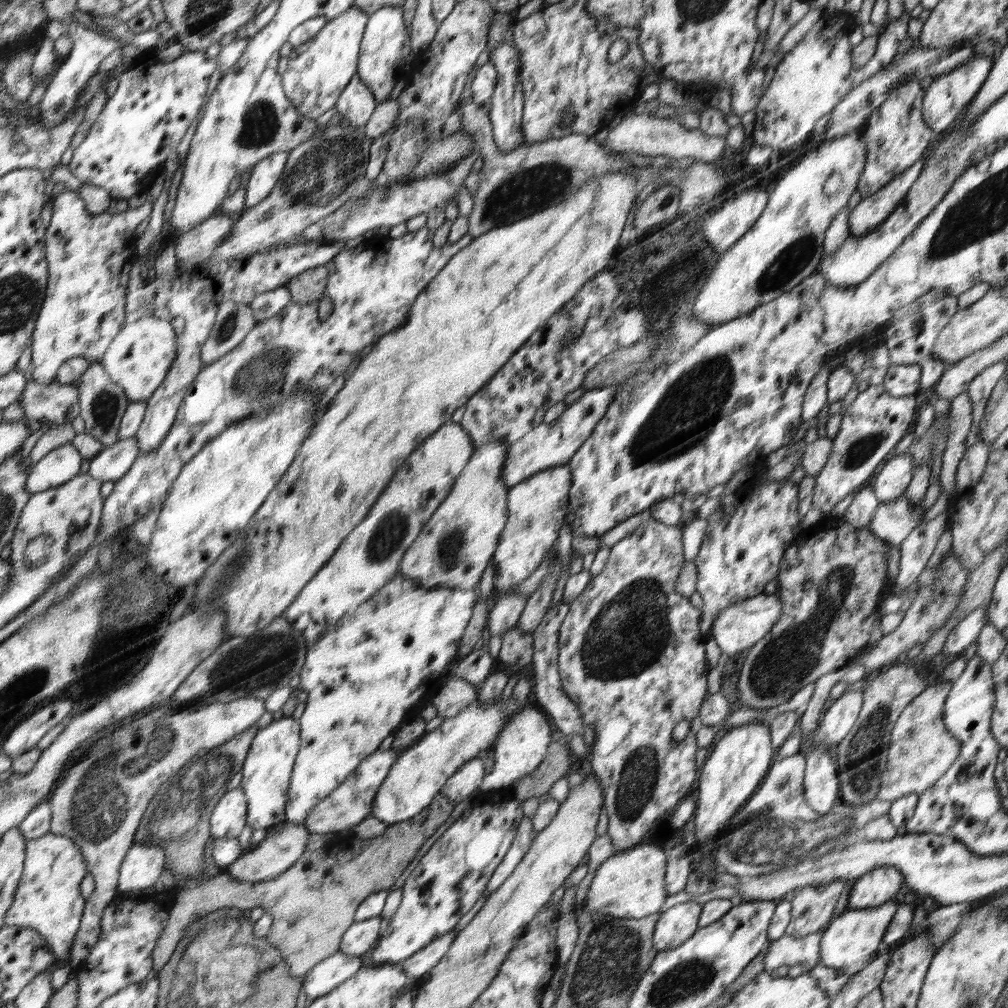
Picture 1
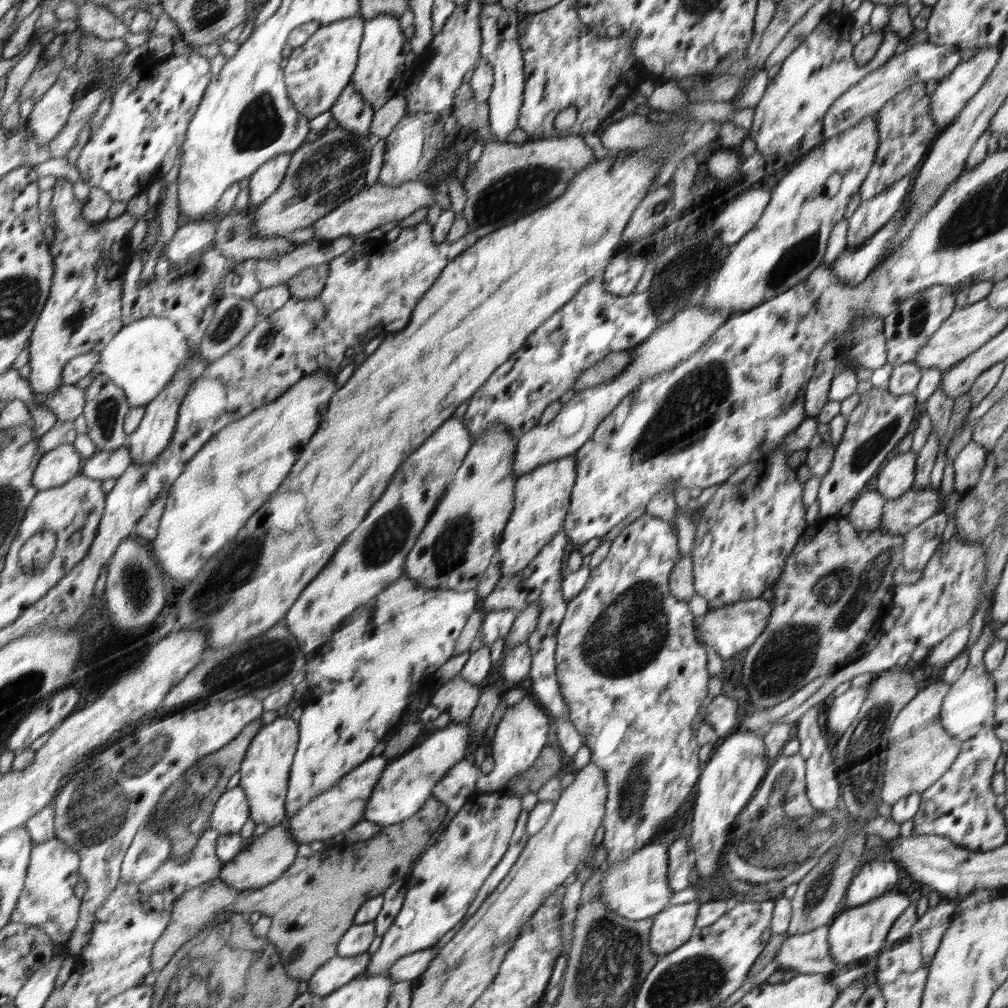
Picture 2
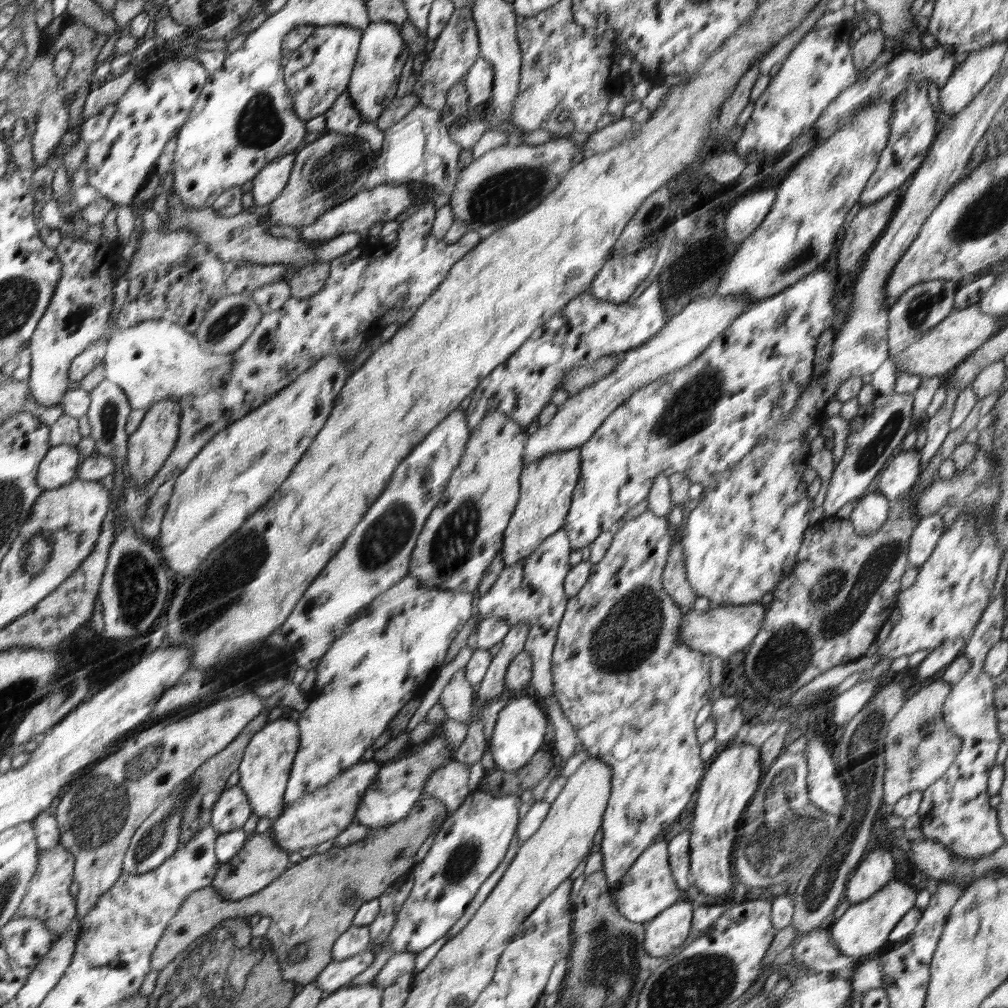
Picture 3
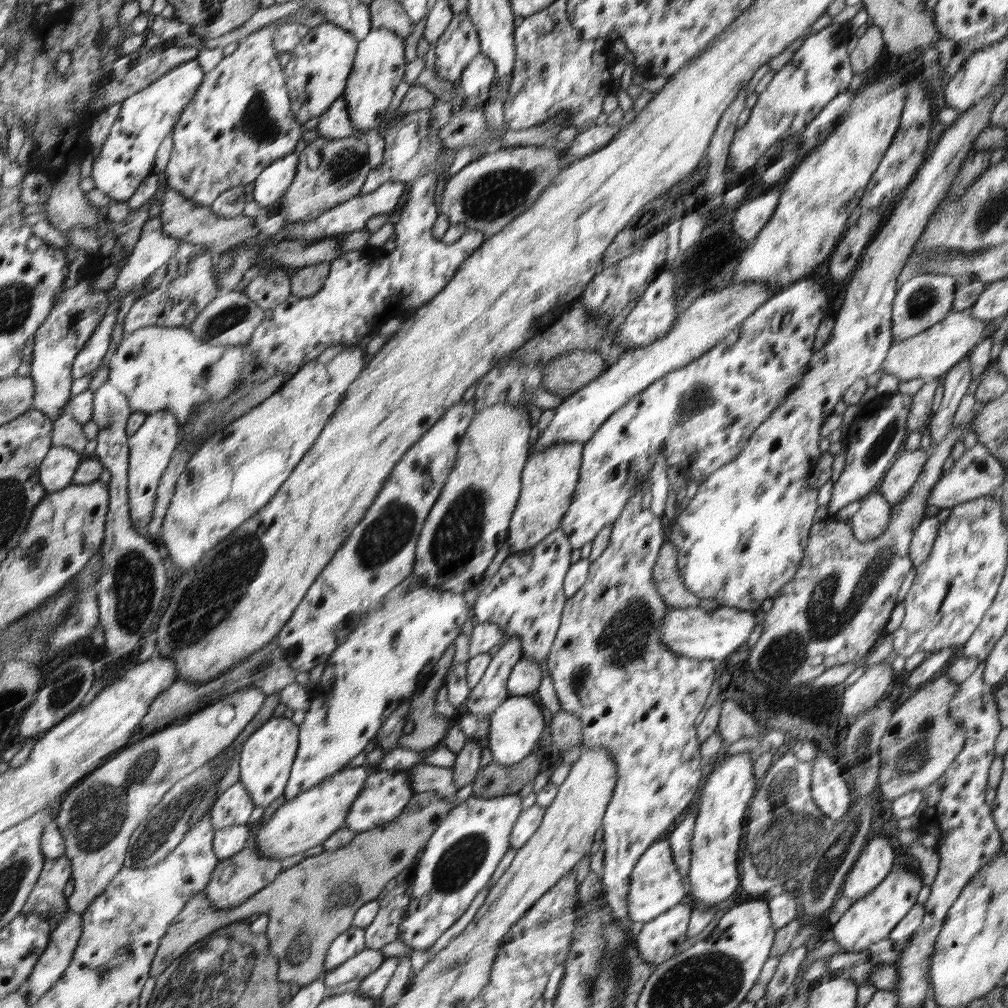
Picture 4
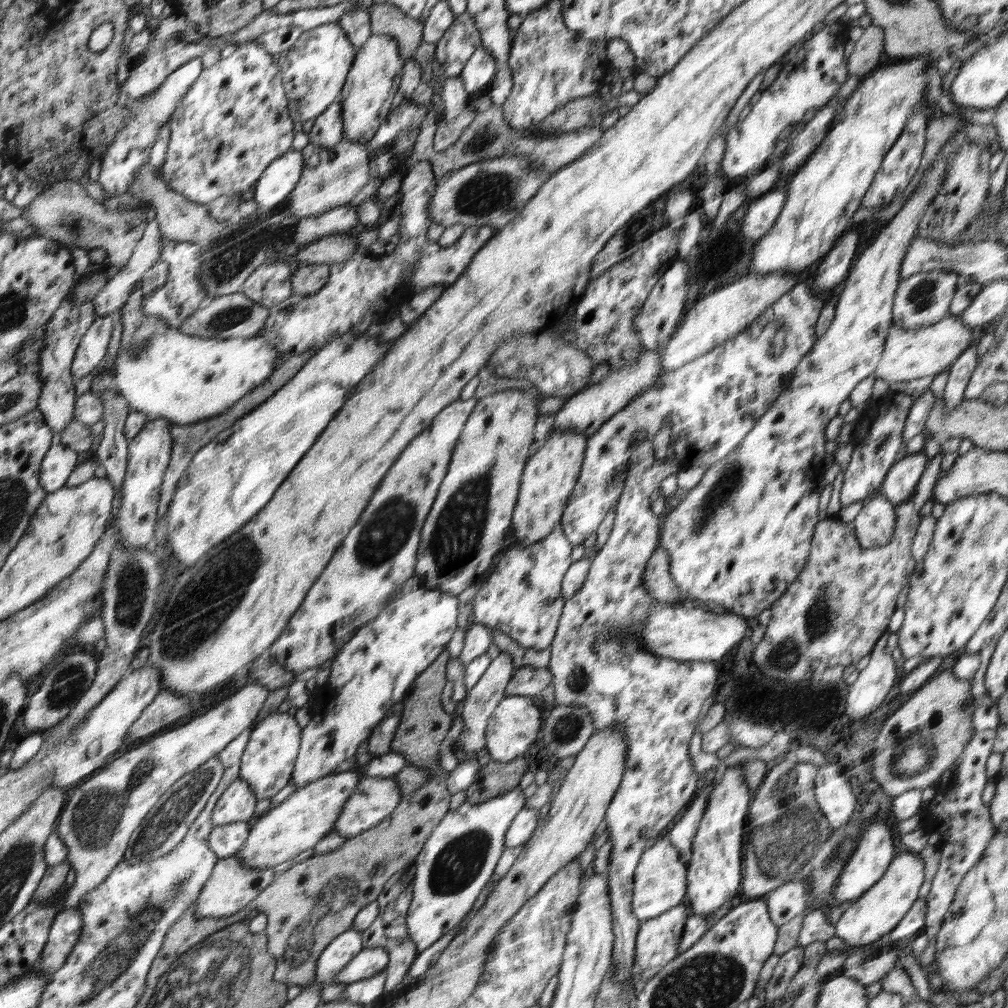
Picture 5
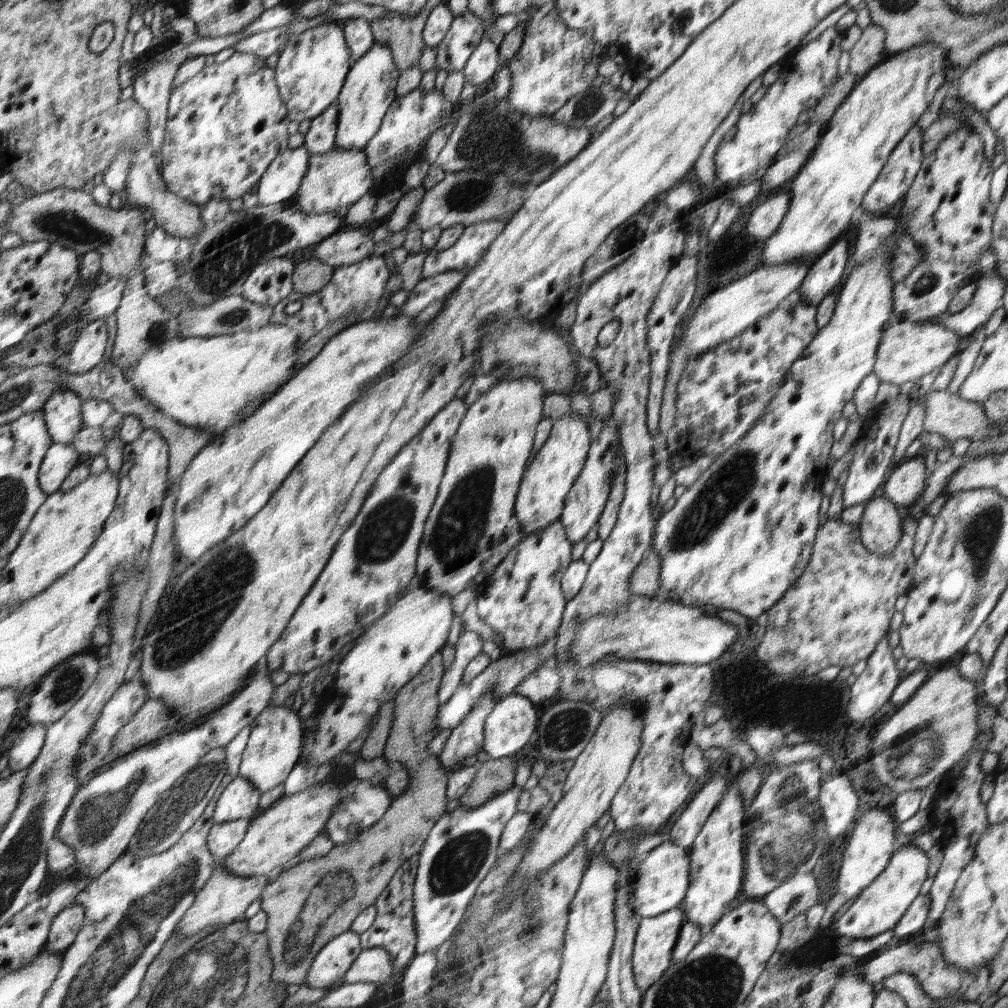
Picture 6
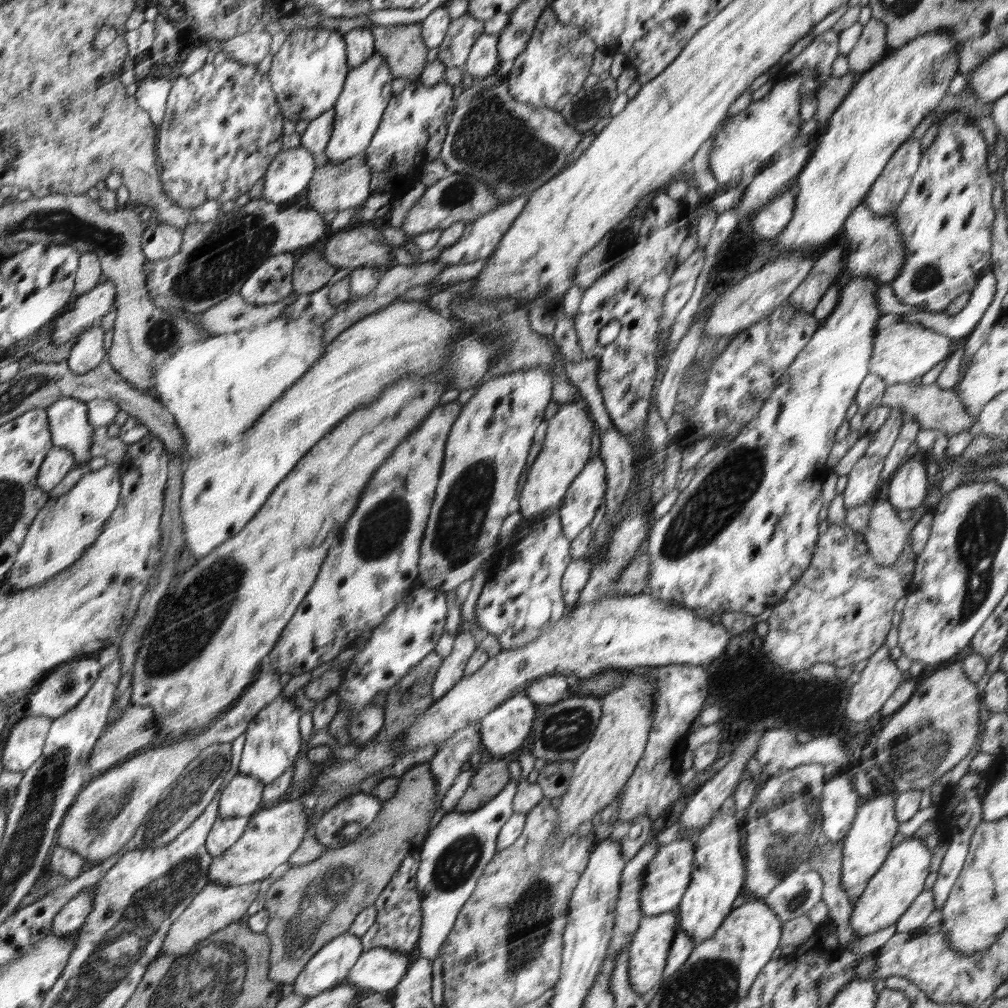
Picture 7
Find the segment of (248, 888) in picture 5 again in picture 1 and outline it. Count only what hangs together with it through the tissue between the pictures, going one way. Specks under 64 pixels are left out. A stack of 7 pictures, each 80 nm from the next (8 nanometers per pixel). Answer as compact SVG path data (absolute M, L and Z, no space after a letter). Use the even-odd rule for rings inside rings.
M285 822L279 826L278 831L271 831L270 829L266 838L258 846L244 852L234 864L226 867L223 871L234 876L236 880L242 880L243 882L272 880L287 872L303 857L310 836L311 830L308 830L304 824L294 825Z

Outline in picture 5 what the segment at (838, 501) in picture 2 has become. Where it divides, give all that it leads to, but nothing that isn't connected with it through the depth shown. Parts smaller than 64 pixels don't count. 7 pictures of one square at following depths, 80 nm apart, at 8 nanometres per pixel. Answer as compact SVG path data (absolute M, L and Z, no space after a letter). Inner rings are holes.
M898 391L898 394L892 400L892 404L888 406L888 410L884 410L884 412L878 410L876 416L872 418L870 430L868 430L866 438L862 440L862 446L860 446L860 440L854 442L854 450L850 463L844 472L843 485L839 494L842 507L854 504L854 502L866 501L877 492L876 490L881 488L888 471L903 454L902 433L907 414L914 401L909 394Z

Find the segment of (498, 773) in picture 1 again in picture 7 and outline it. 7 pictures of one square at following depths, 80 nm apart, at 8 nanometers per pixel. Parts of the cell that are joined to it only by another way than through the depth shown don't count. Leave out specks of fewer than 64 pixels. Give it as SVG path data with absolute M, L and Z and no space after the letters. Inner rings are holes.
M524 693L513 696L490 711L480 722L481 743L491 758L516 750L533 730L534 704Z

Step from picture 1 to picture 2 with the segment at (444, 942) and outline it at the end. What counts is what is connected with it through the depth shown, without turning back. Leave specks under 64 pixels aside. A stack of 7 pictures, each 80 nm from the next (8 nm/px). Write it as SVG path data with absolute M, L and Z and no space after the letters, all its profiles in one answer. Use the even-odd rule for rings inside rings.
M432 947L403 956L387 970L391 980L396 983L414 981L428 968L429 962L437 955Z

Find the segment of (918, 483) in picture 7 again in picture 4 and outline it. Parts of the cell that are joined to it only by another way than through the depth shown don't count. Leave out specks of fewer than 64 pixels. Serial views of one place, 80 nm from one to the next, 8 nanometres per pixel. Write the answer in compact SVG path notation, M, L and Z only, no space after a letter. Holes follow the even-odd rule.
M924 449L902 451L881 478L880 494L892 505L909 495L928 459Z

